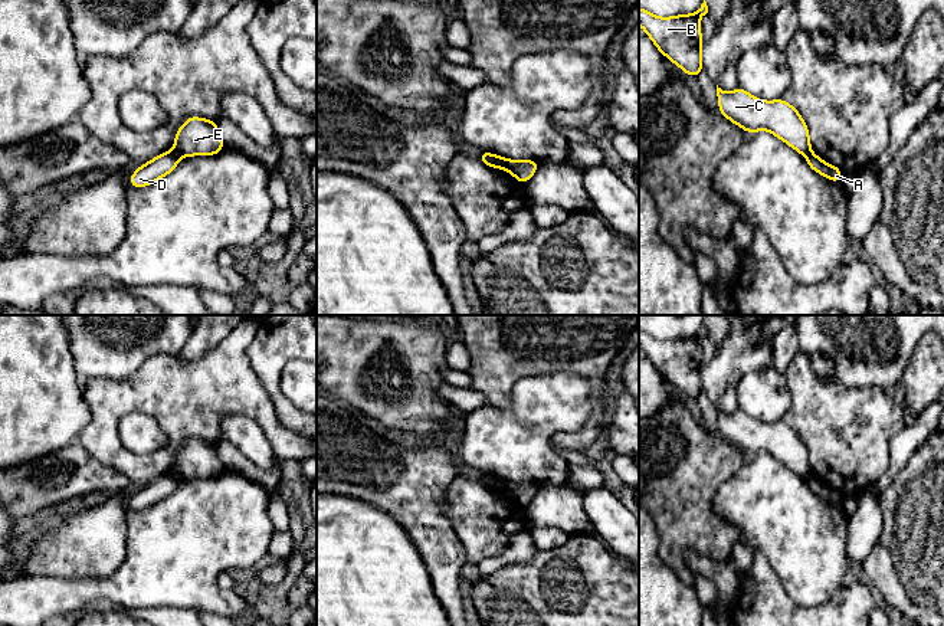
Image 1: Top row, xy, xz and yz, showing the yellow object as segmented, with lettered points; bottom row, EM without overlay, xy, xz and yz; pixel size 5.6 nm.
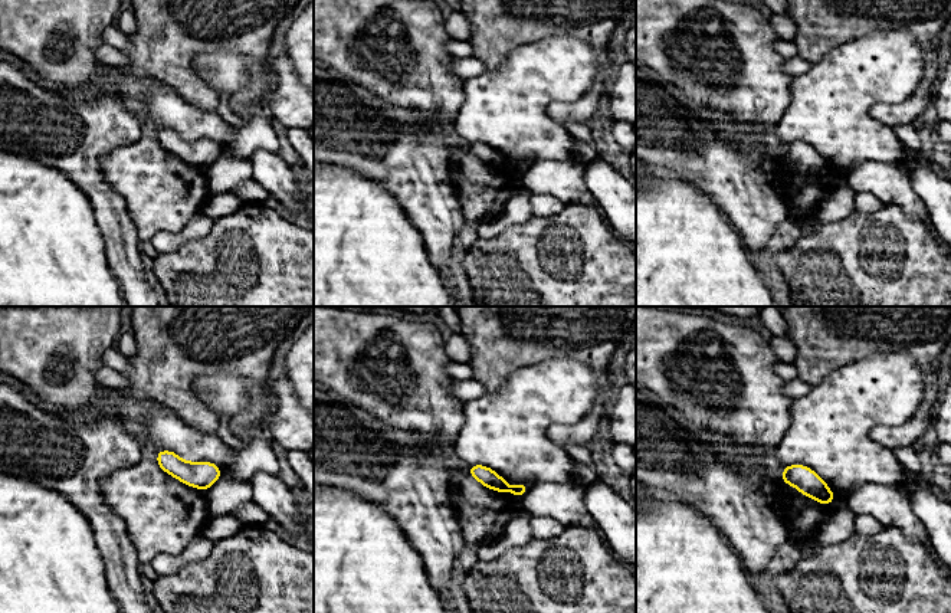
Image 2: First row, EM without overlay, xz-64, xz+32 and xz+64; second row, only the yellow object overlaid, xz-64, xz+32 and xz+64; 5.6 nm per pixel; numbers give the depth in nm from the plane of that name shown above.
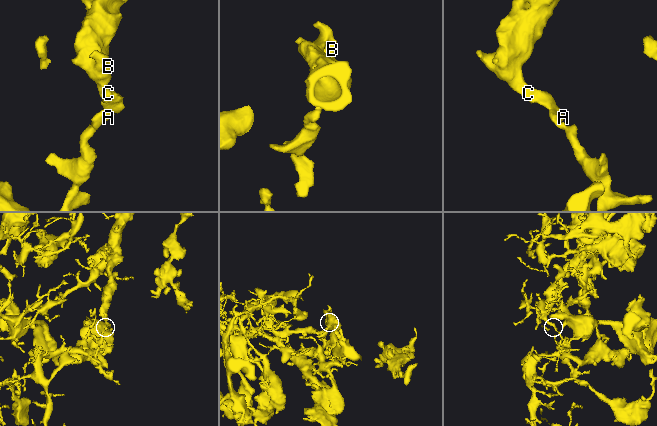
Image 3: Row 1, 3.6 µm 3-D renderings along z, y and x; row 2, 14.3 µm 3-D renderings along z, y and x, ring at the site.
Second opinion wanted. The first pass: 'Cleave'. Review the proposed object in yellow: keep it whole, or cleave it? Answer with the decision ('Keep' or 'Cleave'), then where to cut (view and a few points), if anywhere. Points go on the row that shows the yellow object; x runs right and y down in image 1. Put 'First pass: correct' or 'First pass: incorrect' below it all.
Cleave. Split along xz (492, 154), (505, 169)
First pass: correct

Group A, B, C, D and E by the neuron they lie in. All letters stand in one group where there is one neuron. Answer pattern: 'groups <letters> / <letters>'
groups A D / B C E

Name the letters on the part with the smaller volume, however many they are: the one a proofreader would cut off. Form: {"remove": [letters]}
{"remove": ["B", "C", "E"]}

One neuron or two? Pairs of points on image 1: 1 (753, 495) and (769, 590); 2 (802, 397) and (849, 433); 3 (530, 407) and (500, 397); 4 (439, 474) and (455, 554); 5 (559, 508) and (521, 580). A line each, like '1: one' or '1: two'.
1: two
2: one
3: two
4: one
5: two

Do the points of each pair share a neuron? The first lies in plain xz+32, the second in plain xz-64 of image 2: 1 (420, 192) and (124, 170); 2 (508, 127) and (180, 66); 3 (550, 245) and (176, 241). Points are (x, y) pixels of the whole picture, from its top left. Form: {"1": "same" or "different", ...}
{"1": "different", "2": "different", "3": "different"}

